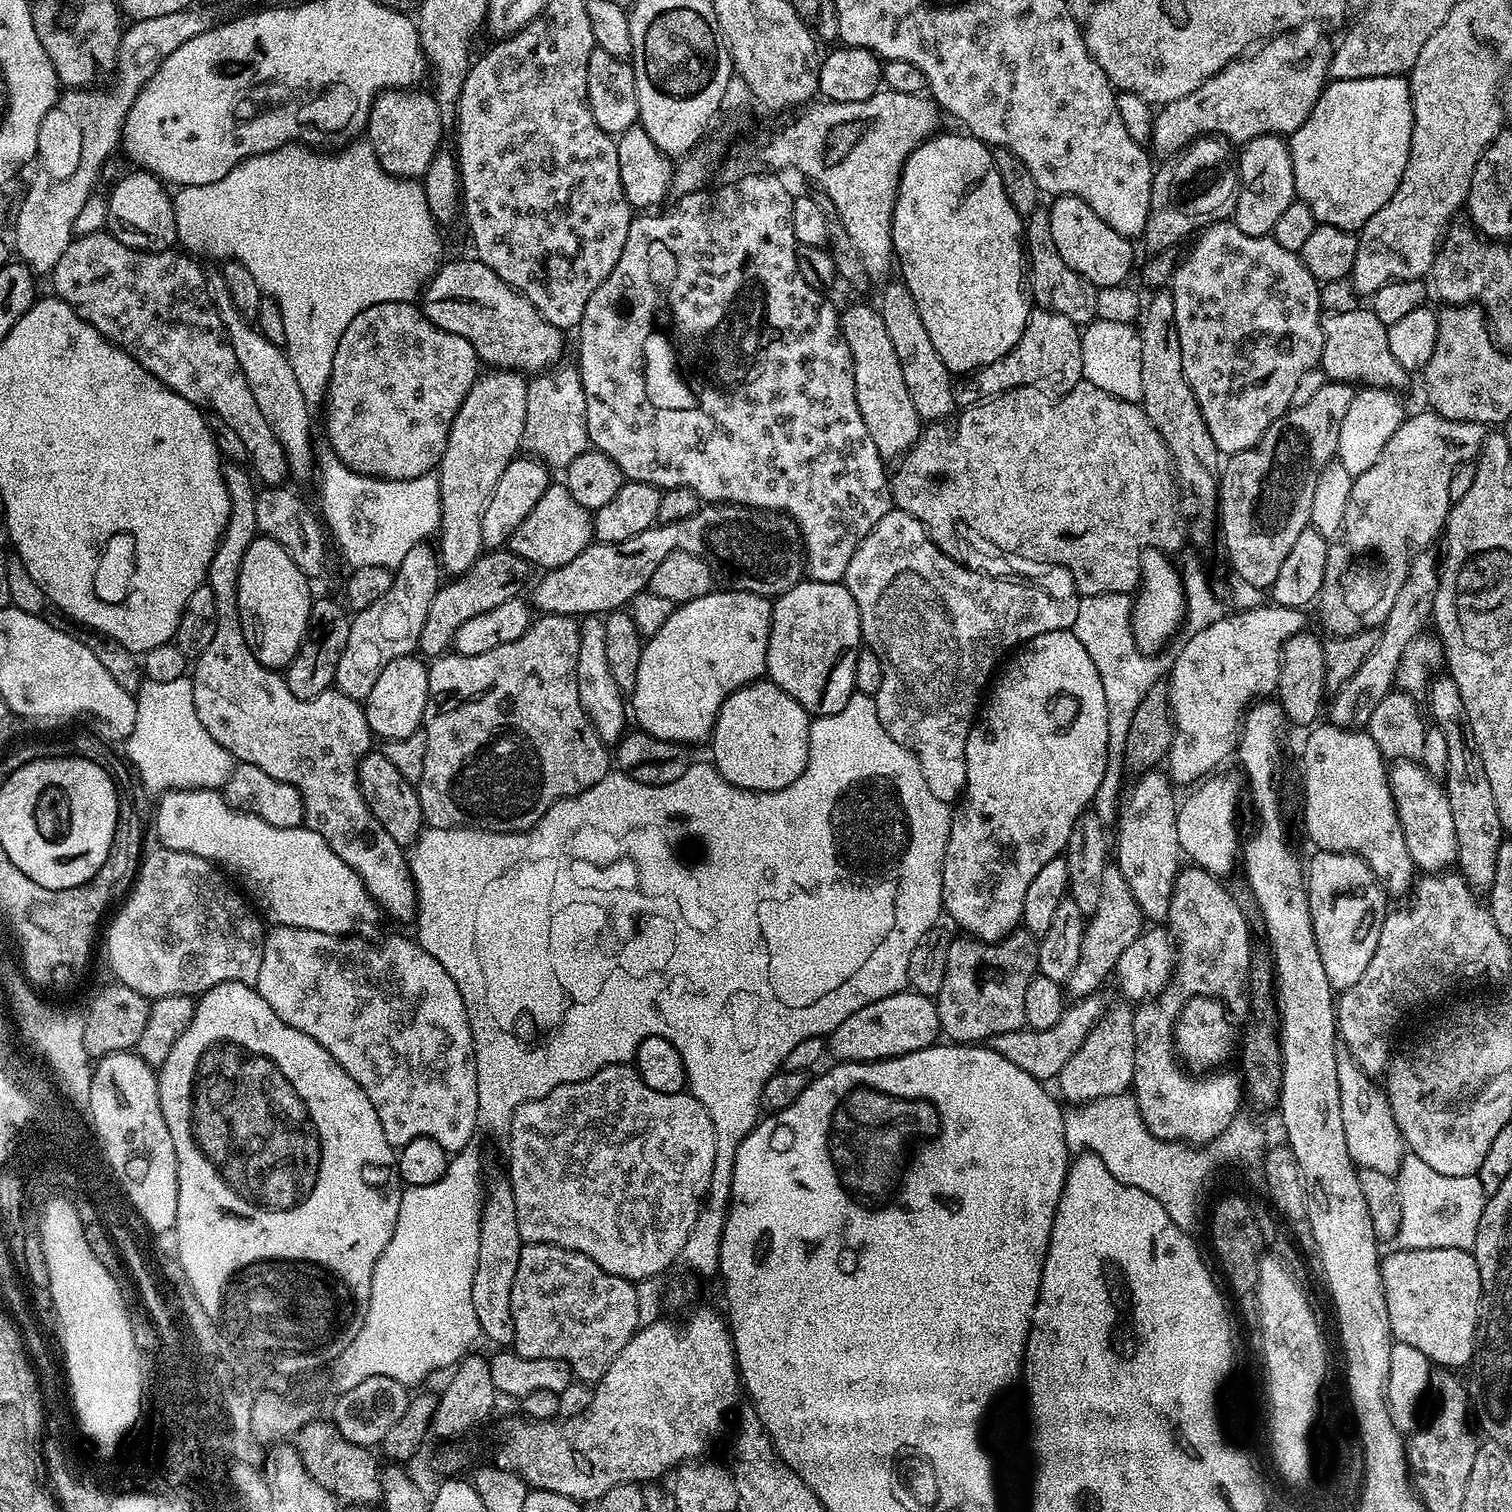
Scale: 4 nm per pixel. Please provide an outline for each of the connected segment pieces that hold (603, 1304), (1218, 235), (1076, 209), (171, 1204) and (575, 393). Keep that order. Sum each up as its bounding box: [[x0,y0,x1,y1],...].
[[510,1244,641,1382],[1170,219,1324,454],[1047,196,1132,288],[92,1050,178,1234],[522,362,589,469]]

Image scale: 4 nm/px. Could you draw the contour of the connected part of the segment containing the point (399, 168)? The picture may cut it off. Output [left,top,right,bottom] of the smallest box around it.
[366,90,446,178]

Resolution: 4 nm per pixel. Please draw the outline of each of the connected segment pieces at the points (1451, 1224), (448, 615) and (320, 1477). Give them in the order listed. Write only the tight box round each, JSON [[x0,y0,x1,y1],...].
[[1395,1154,1486,1249],[419,550,530,658],[294,1422,381,1504]]

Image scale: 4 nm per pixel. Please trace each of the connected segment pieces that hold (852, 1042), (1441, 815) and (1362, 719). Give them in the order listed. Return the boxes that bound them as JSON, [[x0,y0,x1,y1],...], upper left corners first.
[[826,990,941,1064],[1388,760,1456,874],[1326,550,1438,729]]

